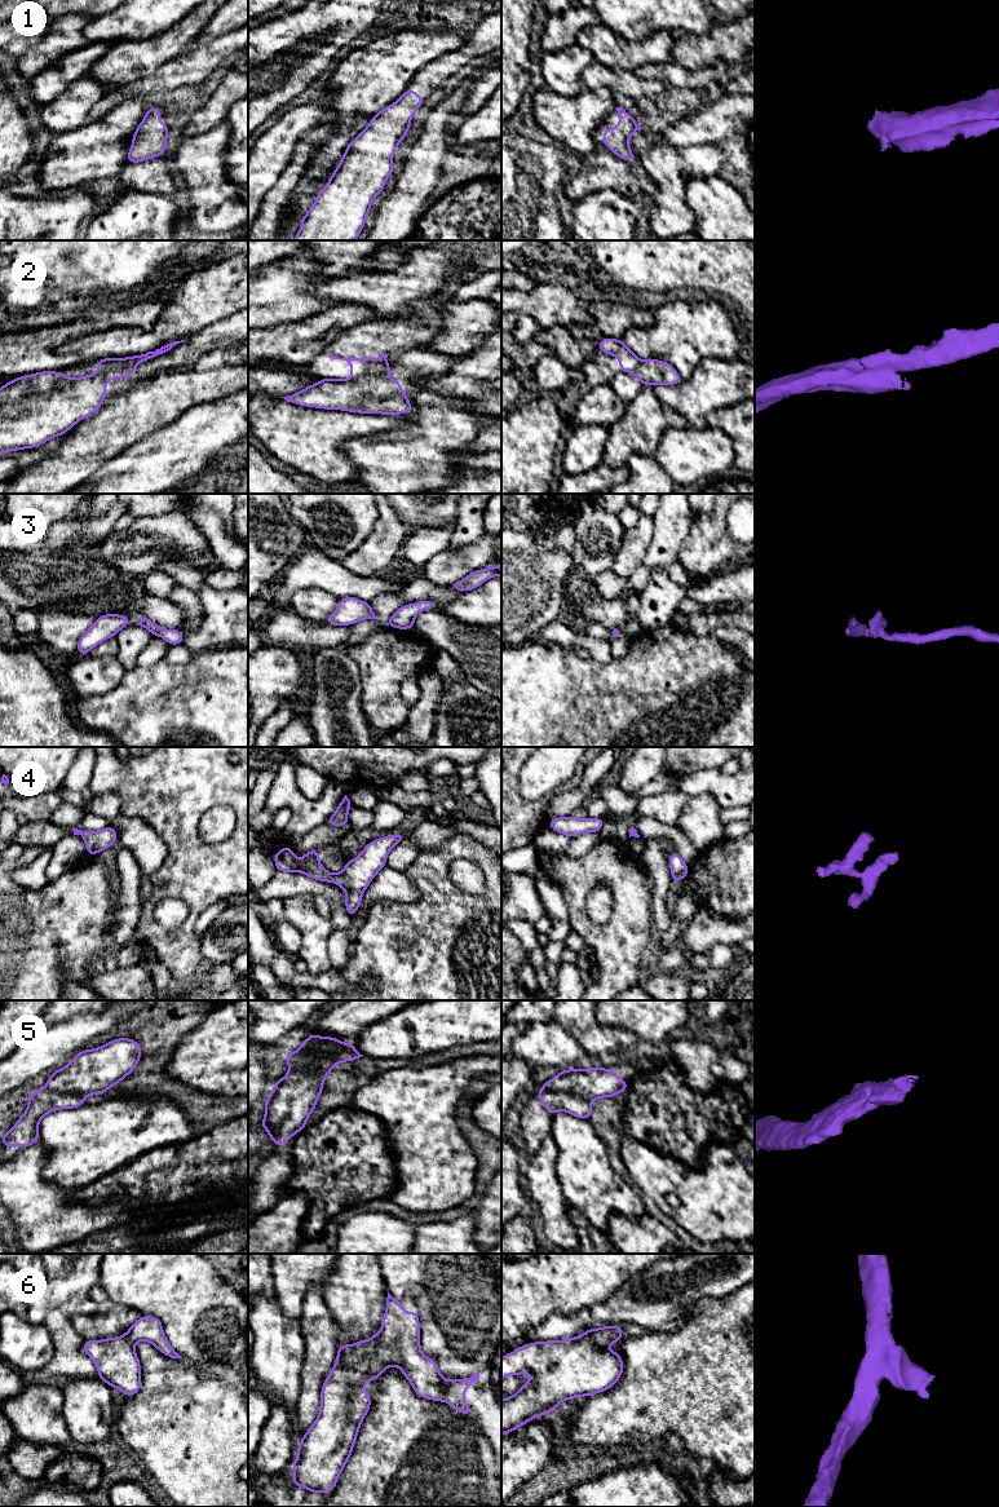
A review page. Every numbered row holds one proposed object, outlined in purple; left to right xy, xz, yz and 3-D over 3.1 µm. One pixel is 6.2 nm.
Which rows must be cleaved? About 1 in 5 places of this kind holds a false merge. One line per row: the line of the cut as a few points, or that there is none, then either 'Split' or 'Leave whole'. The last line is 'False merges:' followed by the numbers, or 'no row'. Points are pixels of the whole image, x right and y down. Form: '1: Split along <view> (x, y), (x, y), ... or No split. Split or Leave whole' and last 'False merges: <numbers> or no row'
1: No split. Leave whole
2: Split along xy (135, 366), (109, 367), (98, 372). Split
3: No split. Leave whole
4: No split. Leave whole
5: Split along xz (318, 1035), (314, 1042), (315, 1064), (290, 1070). Split
6: No split. Leave whole
False merges: 2, 5

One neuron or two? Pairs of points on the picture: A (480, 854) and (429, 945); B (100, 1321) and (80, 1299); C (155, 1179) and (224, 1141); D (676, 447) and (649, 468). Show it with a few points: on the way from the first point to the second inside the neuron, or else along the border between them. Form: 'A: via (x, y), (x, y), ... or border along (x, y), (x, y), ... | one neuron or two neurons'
A: via (450, 856), (437, 869), (437, 915) | one neuron
B: border along (98, 1282), (89, 1291), (96, 1309), (71, 1315) | two neurons
C: via (172, 1178), (180, 1178), (195, 1162), (207, 1158) | one neuron
D: border along (653, 456), (672, 480) | two neurons

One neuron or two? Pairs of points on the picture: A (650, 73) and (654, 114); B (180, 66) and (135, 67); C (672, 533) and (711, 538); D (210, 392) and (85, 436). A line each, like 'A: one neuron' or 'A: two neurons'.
A: two neurons
B: two neurons
C: two neurons
D: one neuron

